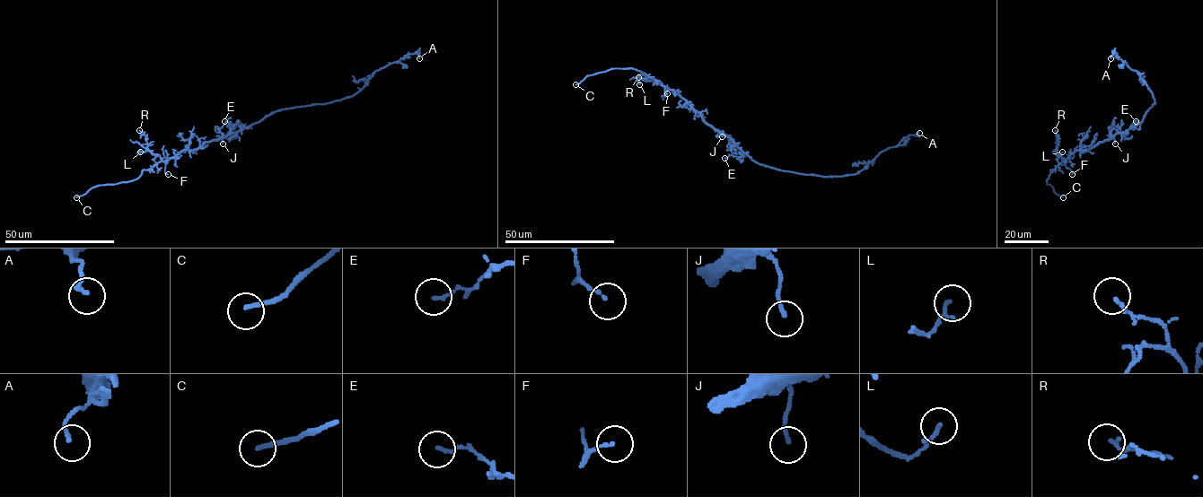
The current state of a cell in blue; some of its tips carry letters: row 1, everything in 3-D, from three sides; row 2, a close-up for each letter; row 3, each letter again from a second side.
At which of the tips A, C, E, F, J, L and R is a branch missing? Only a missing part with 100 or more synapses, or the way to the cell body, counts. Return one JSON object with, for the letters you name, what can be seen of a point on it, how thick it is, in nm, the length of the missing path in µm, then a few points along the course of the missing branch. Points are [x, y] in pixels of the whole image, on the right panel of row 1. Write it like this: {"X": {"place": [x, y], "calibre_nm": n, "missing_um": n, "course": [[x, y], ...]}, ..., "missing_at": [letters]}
{"C": {"place": [1063, 197], "calibre_nm": 160, "missing_um": 15}, "missing_at": ["C"]}

